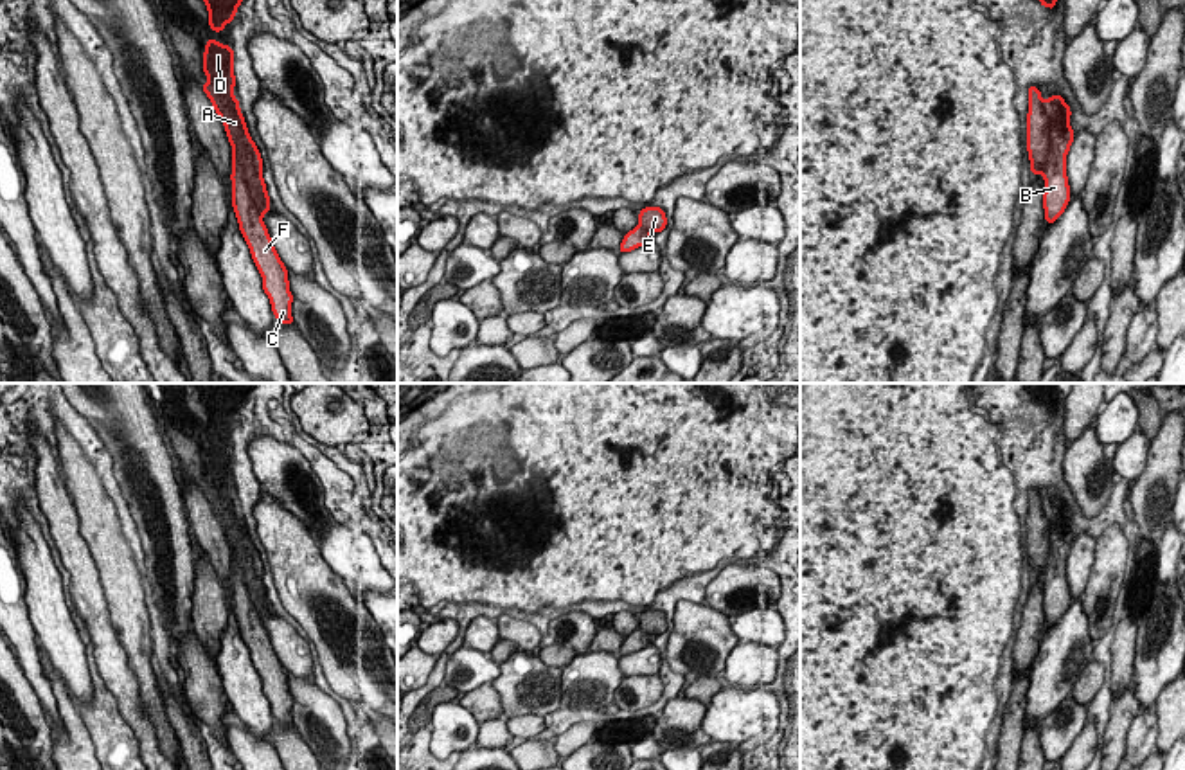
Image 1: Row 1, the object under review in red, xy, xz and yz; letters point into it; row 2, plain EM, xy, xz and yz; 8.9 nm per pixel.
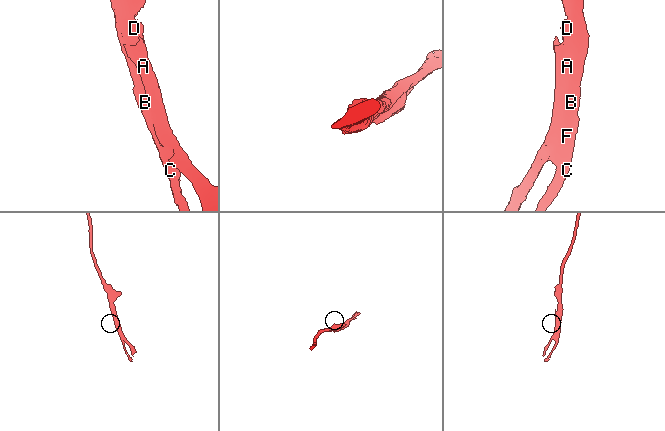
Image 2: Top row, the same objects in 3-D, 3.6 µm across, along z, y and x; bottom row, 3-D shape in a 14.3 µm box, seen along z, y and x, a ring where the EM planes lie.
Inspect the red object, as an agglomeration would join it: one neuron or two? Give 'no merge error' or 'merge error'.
merge error

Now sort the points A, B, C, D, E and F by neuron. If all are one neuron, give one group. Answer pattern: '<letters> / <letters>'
A E / B C D F

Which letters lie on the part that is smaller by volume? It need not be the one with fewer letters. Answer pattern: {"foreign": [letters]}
{"foreign": ["A", "E"]}

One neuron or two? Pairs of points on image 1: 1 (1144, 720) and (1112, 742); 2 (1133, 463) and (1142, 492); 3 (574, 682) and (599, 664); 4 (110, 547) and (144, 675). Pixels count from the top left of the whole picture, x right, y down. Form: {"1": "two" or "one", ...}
{"1": "two", "2": "two", "3": "one", "4": "one"}

